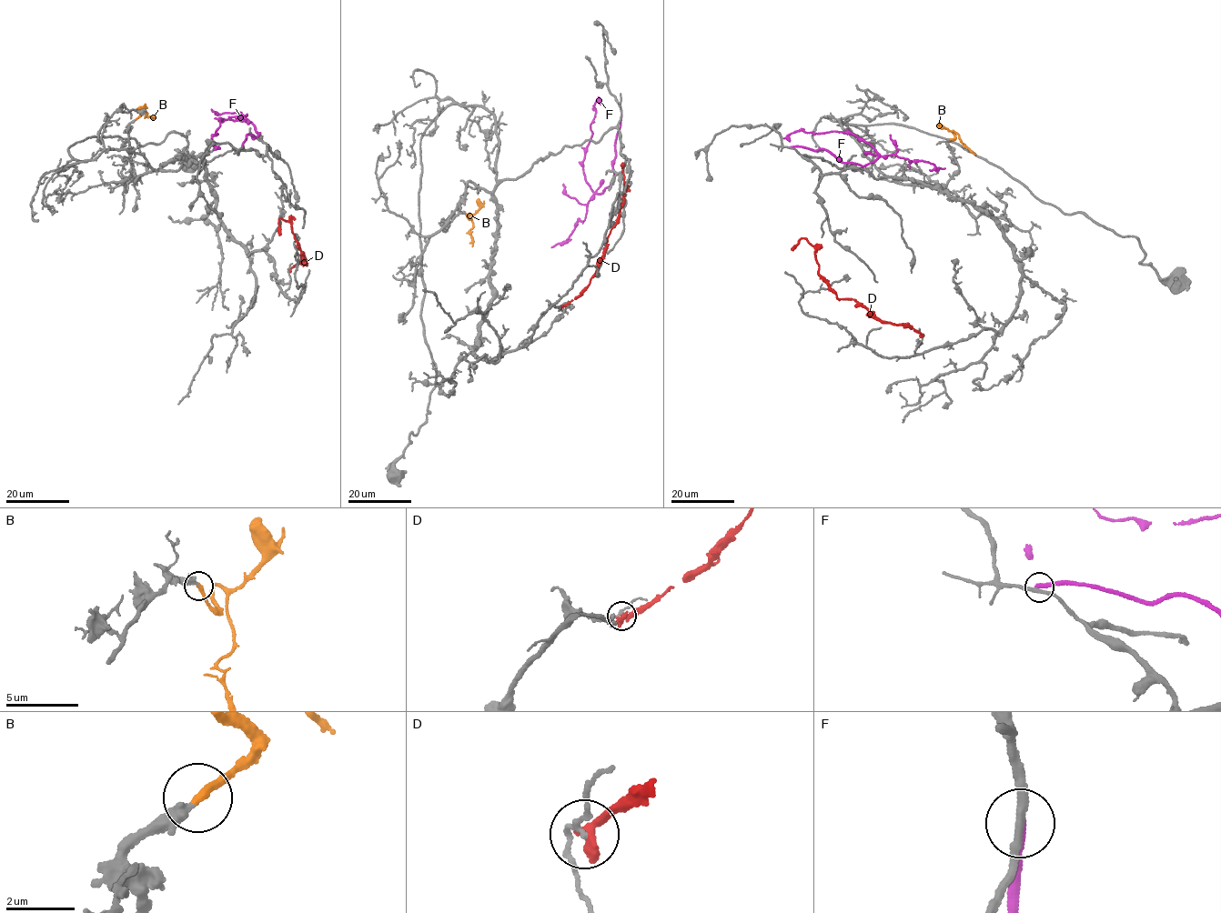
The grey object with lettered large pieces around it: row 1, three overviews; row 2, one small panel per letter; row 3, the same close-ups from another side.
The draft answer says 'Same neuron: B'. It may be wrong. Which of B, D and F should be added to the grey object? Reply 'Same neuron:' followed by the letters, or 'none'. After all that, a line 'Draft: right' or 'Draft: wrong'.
Same neuron: B
Draft: right

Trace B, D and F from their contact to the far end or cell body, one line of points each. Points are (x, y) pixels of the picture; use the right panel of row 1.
B: (950, 139), (954, 138), (953, 130), (960, 141), (975, 154)
D: (921, 335), (878, 319), (853, 299), (836, 297), (819, 273), (814, 246), (806, 238), (802, 238), (791, 249)
F: (792, 147), (829, 150), (842, 162), (866, 165), (880, 155), (848, 133), (798, 130), (789, 141)

